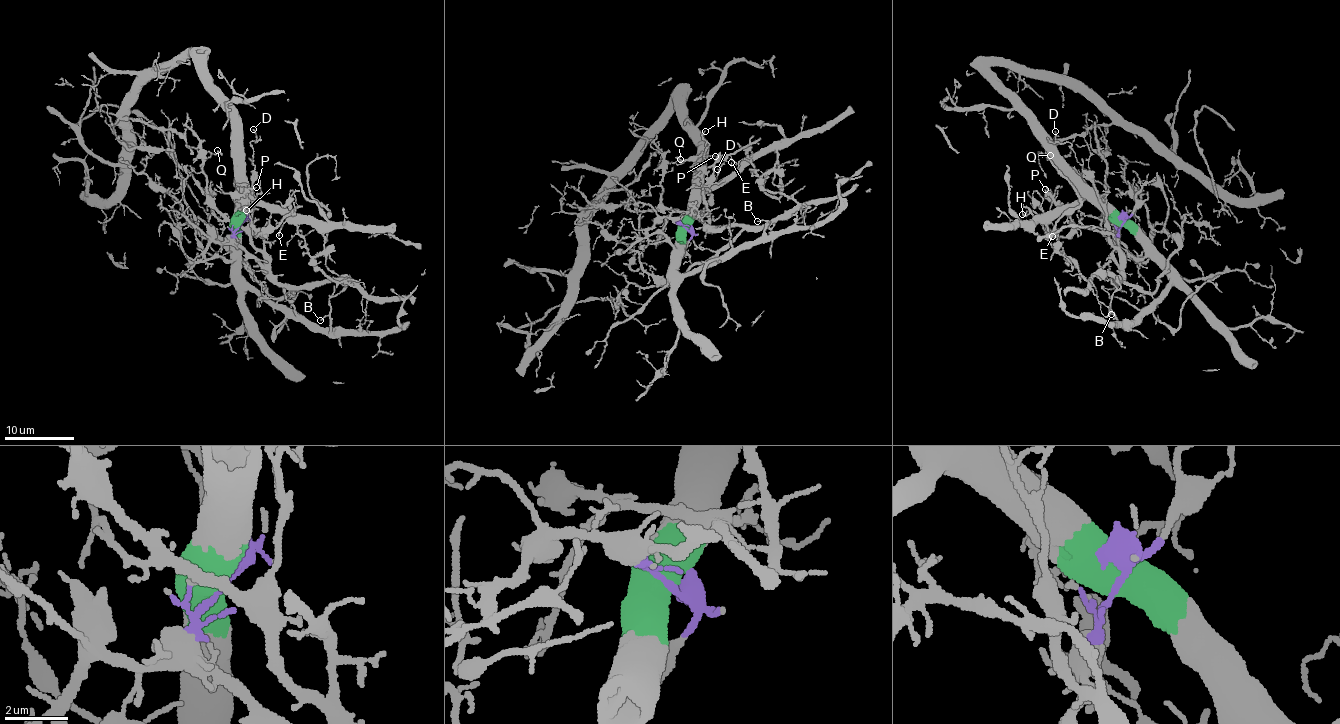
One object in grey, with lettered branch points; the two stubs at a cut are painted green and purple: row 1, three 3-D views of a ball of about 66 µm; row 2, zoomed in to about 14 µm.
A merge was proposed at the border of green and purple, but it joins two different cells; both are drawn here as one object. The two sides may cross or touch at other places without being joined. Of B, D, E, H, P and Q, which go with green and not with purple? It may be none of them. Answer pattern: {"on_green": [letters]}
{"on_green": ["B", "E"]}

